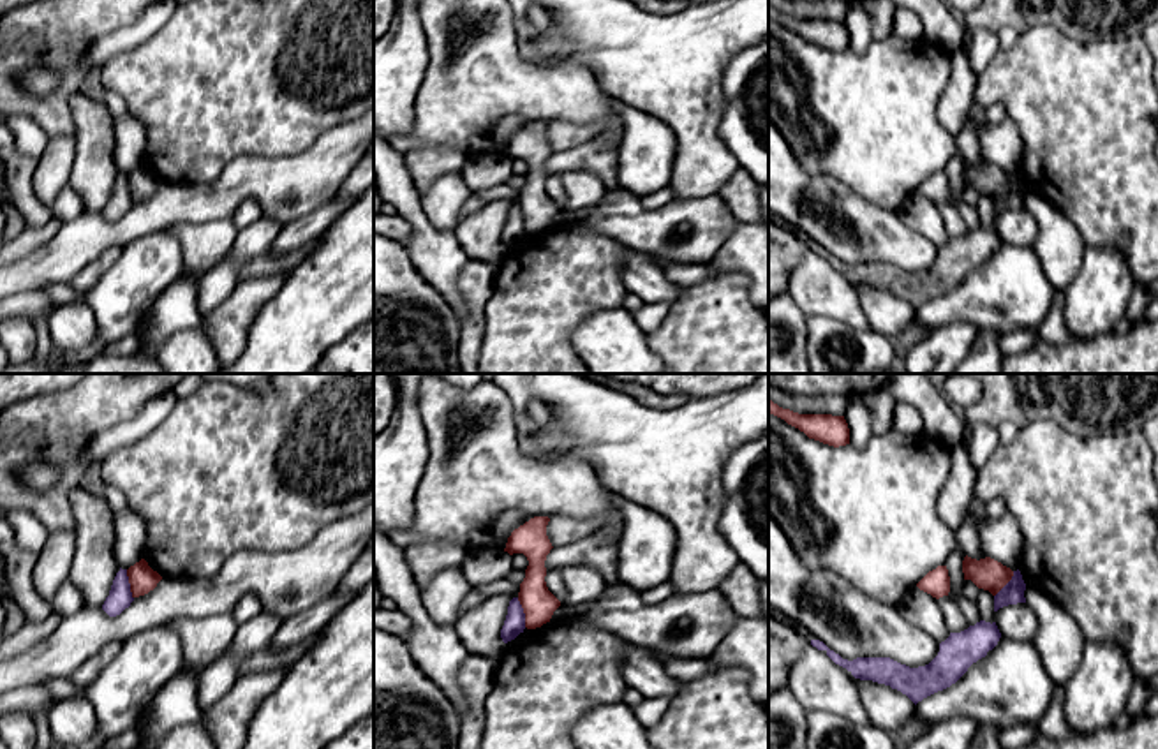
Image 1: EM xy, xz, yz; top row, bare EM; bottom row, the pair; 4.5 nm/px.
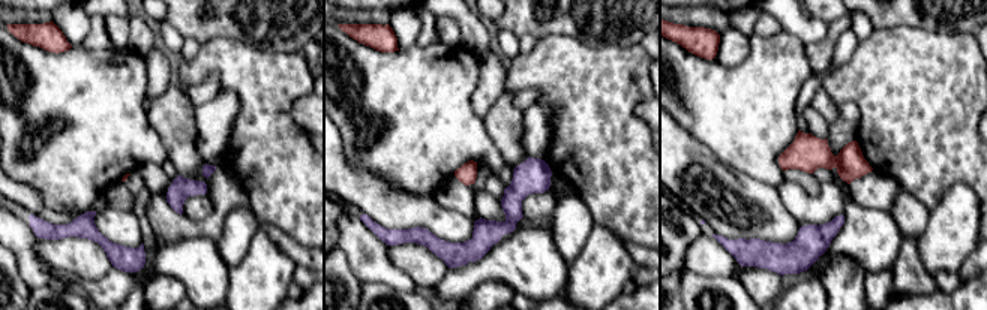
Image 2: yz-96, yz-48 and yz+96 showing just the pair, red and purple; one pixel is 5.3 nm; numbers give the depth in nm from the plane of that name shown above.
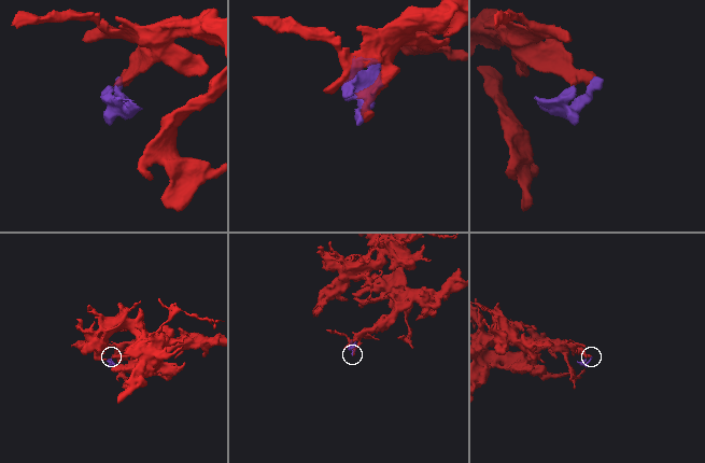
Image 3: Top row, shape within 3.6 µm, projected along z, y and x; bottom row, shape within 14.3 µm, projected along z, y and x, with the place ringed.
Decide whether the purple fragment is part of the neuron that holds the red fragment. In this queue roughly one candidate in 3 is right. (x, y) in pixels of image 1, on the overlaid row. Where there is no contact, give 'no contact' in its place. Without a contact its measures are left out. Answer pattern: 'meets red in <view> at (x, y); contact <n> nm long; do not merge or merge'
meets red in xz at (524, 612); contact 140 nm long; do not merge

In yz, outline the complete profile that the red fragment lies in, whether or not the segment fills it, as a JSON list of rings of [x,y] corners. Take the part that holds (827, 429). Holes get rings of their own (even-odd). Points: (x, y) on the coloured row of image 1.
[[[768,400],[768,412],[804,432],[809,439],[839,448],[850,444],[850,428],[844,416],[798,414]]]

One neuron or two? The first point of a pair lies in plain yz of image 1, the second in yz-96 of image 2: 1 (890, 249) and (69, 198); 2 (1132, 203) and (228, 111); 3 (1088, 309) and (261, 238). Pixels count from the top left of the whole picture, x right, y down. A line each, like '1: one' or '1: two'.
1: two
2: two
3: one

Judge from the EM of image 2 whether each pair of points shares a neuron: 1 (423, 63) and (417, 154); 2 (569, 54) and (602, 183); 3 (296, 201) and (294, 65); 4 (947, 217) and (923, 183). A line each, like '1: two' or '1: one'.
1: one
2: one
3: one
4: two

